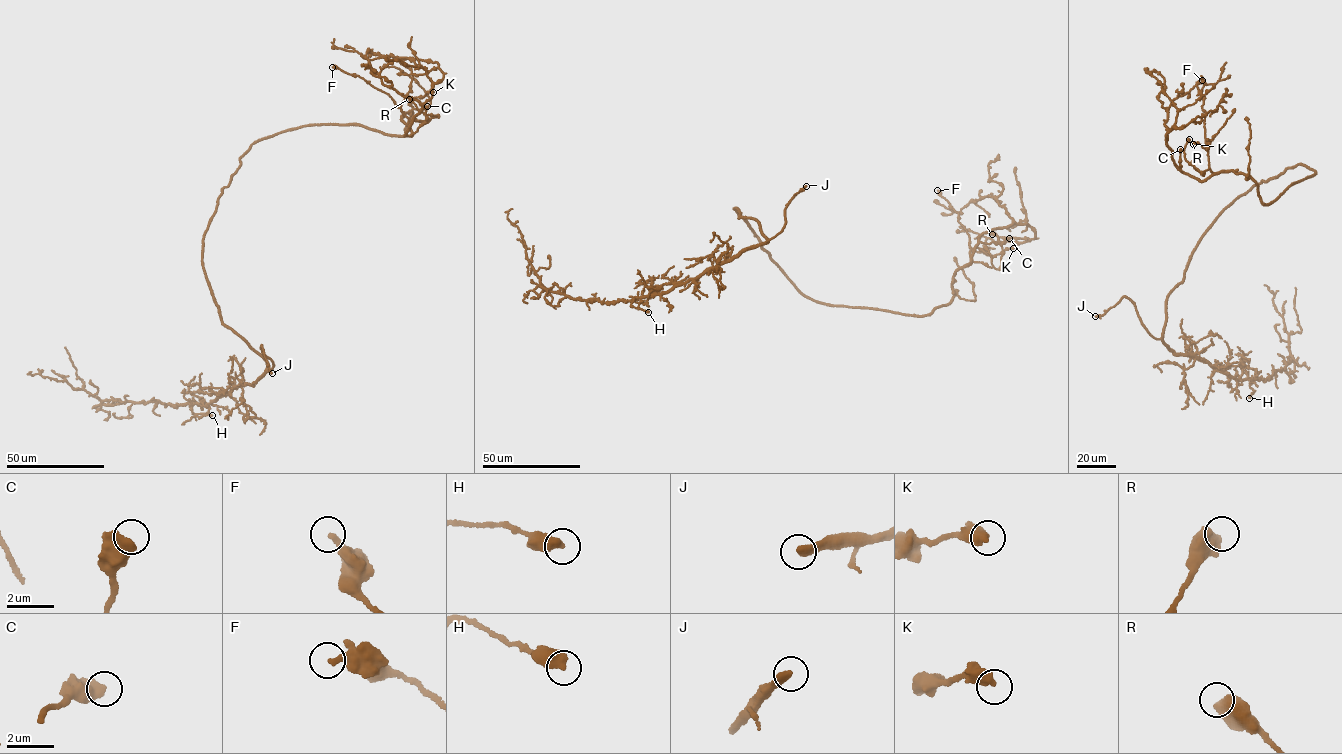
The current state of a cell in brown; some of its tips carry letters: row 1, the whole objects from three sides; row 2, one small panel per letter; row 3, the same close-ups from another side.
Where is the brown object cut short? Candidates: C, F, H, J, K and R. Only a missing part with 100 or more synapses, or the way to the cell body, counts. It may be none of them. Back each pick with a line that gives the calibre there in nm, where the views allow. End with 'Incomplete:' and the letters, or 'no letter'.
J: Thickness 360 nm
Incomplete: J

